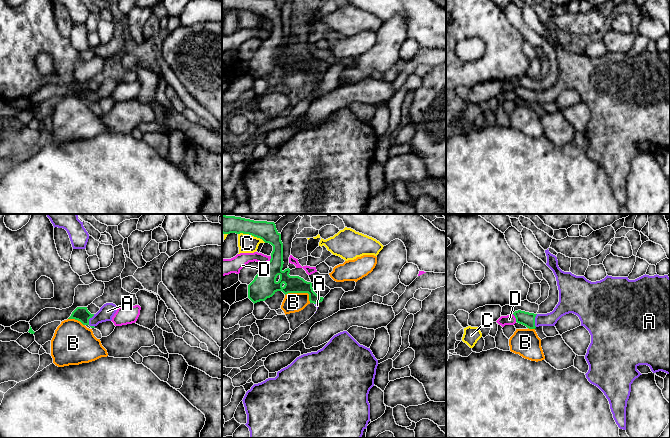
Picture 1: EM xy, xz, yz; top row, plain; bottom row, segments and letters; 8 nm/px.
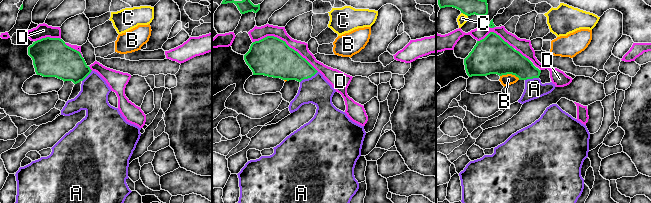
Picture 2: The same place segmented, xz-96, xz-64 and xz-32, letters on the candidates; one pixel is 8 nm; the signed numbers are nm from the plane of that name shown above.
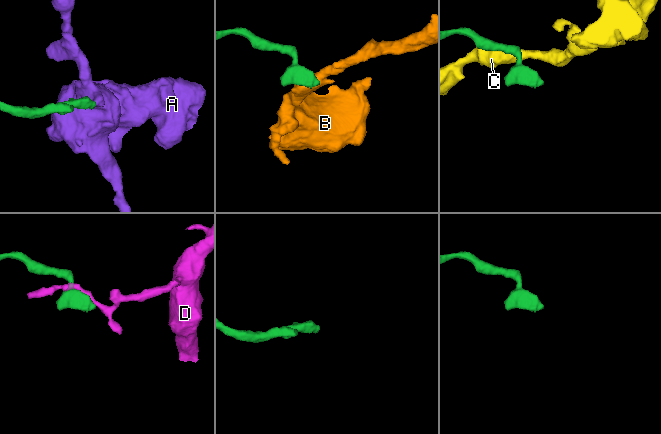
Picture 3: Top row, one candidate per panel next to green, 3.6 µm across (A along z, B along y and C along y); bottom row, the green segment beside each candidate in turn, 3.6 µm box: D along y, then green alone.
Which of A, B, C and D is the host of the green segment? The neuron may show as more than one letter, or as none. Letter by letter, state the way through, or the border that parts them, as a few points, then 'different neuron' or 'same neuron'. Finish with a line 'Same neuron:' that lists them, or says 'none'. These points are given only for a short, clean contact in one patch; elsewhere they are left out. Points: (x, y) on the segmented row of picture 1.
A: runs through xy (81, 314), (88, 322), (98, 318), (107, 311); same neuron
B: border along xz (285, 295), (288, 293), (307, 293), (310, 302); different neuron
C: different neuron
D: different neuron
Same neuron: A

